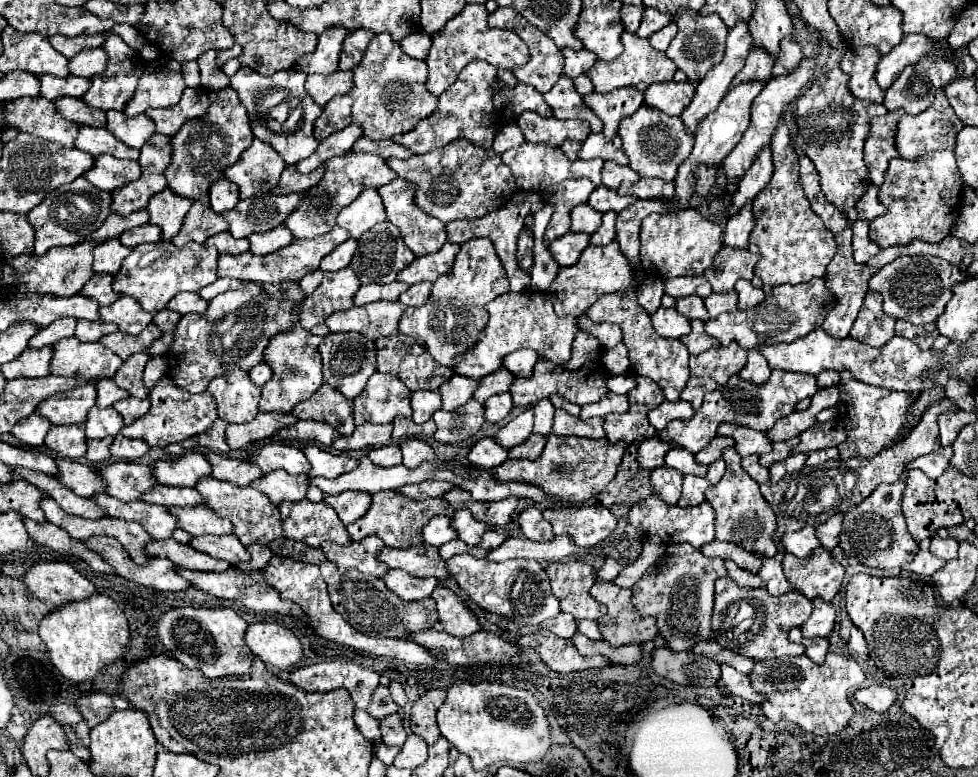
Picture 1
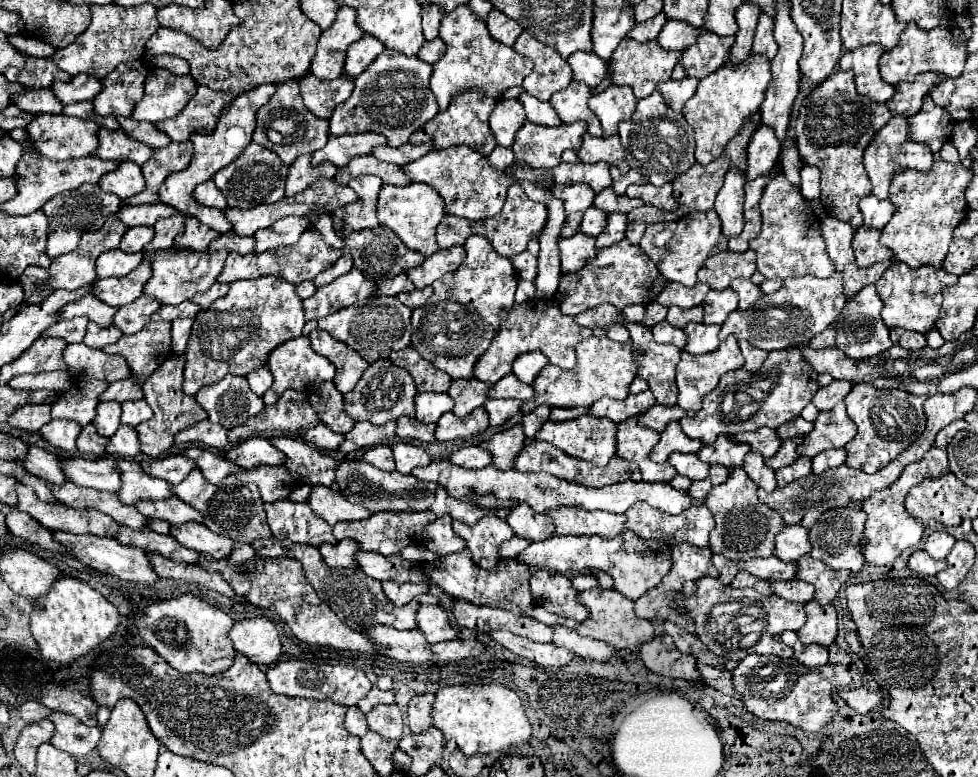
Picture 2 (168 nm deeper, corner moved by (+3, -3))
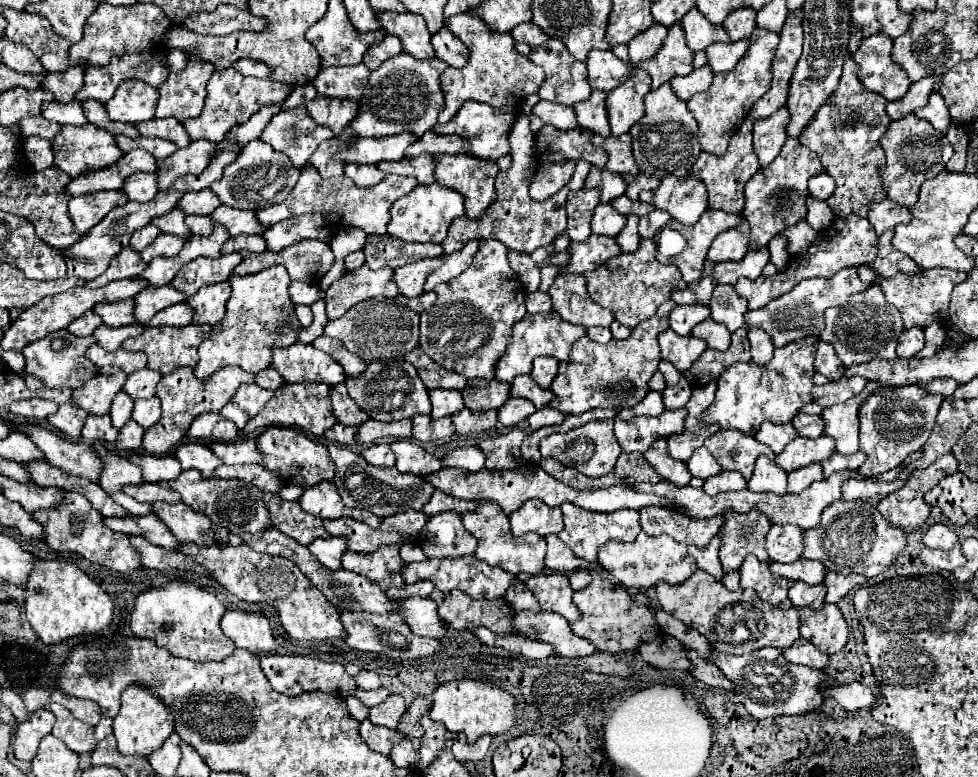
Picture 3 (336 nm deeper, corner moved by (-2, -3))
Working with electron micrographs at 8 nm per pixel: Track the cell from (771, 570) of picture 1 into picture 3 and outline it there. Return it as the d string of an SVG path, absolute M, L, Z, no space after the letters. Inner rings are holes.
M794 582L790 586L790 600L794 606L810 606L812 610L818 610L824 604L826 598L826 586L810 586L806 582Z

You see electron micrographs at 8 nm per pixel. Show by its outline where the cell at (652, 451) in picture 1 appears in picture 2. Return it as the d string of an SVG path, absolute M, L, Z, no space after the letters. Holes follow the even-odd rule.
M671 422L669 428L661 434L659 444L651 450L649 458L651 458L653 462L663 464L663 462L669 458L669 454L673 454L673 452L697 452L699 448L701 448L701 444L699 444L697 440L687 438L687 436L683 434L681 426L679 426L677 422Z

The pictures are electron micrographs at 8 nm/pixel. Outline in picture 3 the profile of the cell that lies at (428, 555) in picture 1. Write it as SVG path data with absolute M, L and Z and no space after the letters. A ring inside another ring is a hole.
M396 544L382 546L370 554L356 554L350 550L342 554L344 570L352 570L360 576L366 576L370 582L380 584L384 591L404 584L404 580L400 578L400 566L404 566L404 562L398 556Z

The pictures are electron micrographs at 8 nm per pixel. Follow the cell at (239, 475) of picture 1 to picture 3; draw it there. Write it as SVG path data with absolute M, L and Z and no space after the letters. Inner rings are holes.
M198 442L180 444L176 448L174 456L180 462L182 470L196 468L196 470L200 470L204 474L204 478L210 478L214 474L216 466L220 466L220 458L216 458L208 446L198 444Z

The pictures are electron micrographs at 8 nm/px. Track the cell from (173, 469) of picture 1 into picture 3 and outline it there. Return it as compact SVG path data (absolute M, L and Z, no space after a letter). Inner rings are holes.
M130 454L128 460L142 468L142 478L146 482L158 482L158 480L172 480L176 478L182 468L174 456L150 456L150 454Z

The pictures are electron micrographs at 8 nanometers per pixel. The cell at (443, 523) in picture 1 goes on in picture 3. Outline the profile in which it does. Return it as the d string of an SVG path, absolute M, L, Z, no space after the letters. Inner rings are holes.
M456 512L428 518L416 544L424 550L426 558L458 558L470 556L476 550L476 538L464 530L462 518Z

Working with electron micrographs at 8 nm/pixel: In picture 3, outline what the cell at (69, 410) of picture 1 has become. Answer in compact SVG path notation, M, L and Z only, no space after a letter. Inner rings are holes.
M120 370L116 374L100 374L88 380L80 390L74 390L72 404L84 408L88 414L108 414L112 398L122 390L126 374Z

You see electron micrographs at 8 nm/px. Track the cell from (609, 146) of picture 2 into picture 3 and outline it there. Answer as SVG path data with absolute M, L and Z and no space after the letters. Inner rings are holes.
M622 134L620 138L606 138L604 140L604 150L608 152L608 164L606 168L610 172L616 174L638 174L638 166L636 160L632 156L632 142L630 142L630 134Z

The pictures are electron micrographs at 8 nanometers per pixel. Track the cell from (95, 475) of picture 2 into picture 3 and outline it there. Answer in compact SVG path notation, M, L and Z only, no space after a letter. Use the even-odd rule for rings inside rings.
M10 424L10 426L24 432L42 450L42 454L52 466L62 468L72 476L88 478L92 482L100 478L102 462L90 444L86 442L76 444L70 440L64 440L56 432L50 432L36 424Z

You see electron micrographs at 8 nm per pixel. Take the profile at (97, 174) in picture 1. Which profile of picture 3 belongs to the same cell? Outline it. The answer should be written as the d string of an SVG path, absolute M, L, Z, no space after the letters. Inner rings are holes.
M146 172L132 174L132 178L126 178L124 182L124 192L128 194L130 200L150 202L158 194L158 178L156 174L146 174Z

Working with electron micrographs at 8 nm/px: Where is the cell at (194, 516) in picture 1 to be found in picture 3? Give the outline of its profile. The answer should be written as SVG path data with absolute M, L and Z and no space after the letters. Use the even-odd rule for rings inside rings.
M144 482L144 484L138 484L138 486L124 486L122 488L124 494L136 498L138 502L152 502L152 500L164 500L164 502L178 502L180 500L180 494L168 490L168 488L162 488L154 482Z

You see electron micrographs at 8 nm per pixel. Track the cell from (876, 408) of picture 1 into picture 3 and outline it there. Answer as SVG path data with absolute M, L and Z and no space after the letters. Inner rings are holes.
M900 386L892 392L876 392L868 402L860 408L860 450L868 456L868 460L860 466L862 476L878 476L888 472L904 462L904 458L928 440L940 404L944 398L938 394L924 394L918 386Z

